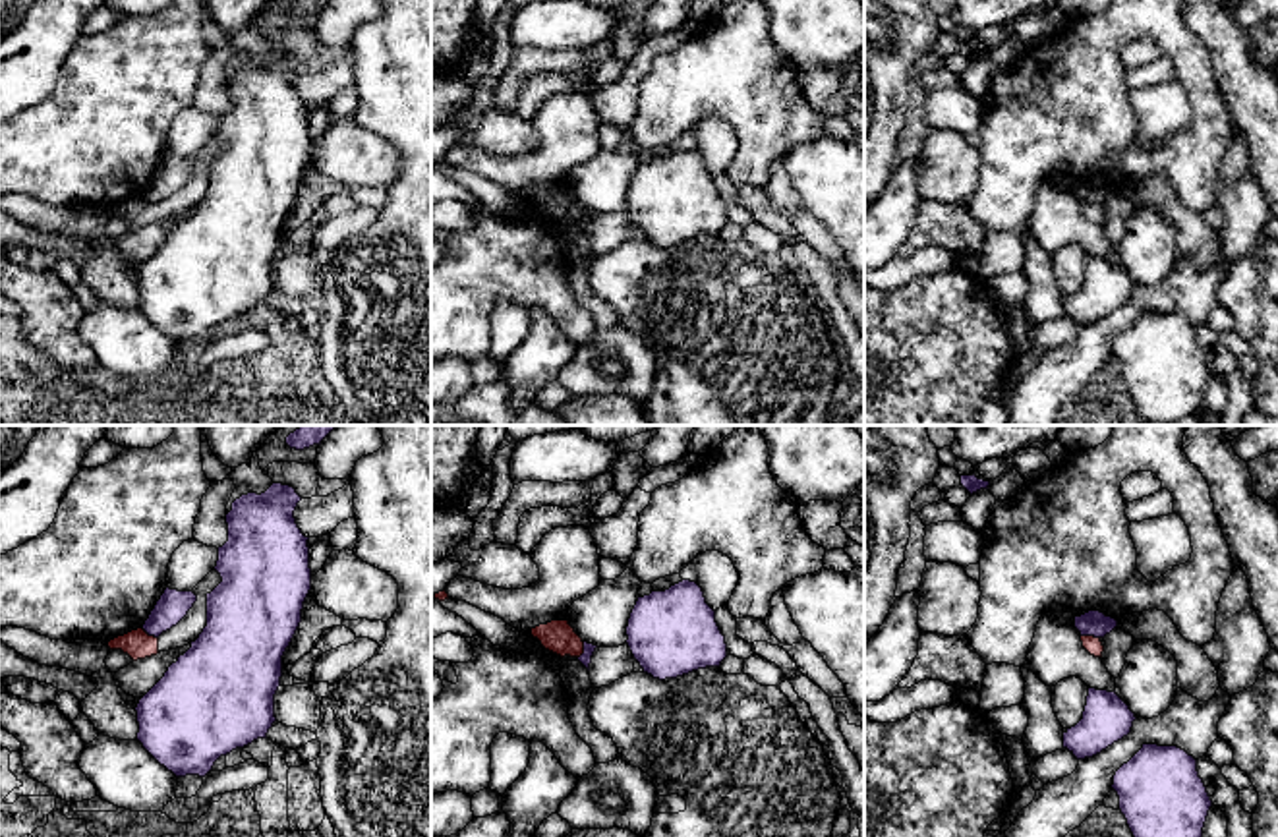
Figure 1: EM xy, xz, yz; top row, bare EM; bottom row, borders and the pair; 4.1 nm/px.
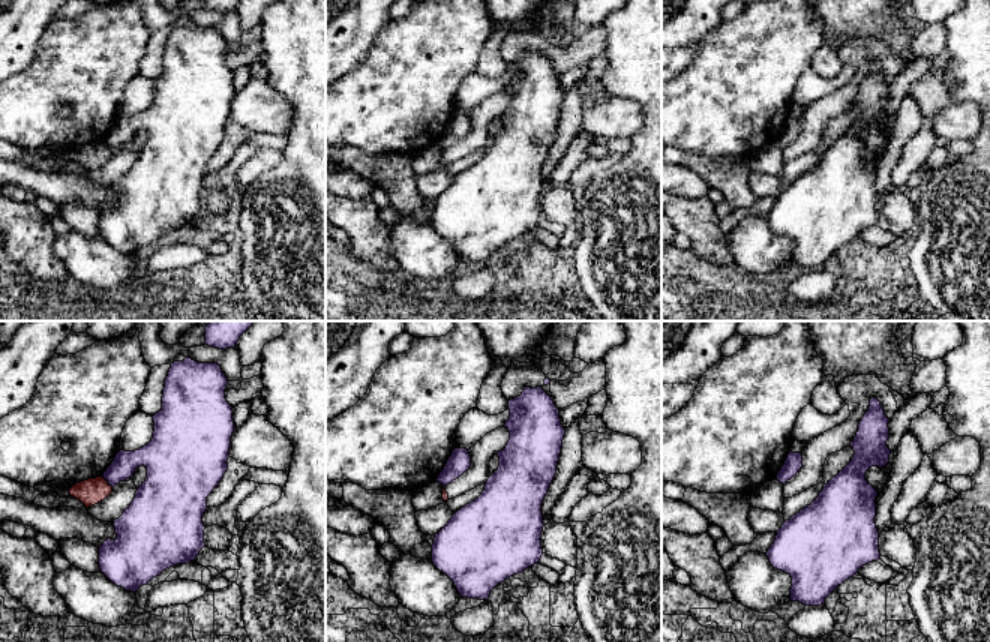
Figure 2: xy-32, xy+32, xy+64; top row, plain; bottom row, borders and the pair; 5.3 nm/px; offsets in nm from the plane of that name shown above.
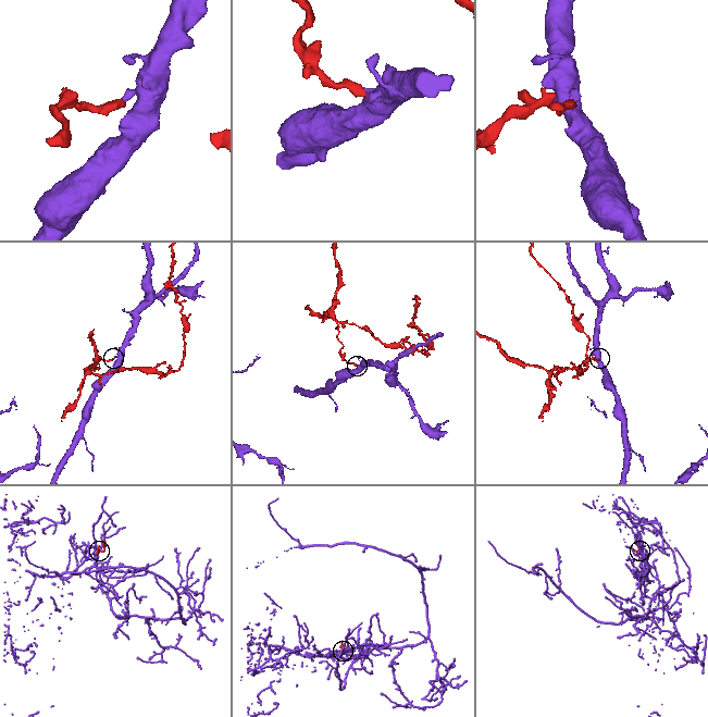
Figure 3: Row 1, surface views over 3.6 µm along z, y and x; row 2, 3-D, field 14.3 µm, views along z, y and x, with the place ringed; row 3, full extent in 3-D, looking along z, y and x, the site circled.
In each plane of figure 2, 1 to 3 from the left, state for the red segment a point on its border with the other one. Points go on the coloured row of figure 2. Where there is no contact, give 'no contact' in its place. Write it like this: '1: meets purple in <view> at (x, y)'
1: meets purple in xy-32 at (107, 480)
2: no contact
3: no contact

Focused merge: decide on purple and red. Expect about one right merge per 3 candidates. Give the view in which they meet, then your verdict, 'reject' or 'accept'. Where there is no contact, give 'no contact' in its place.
yz | reject

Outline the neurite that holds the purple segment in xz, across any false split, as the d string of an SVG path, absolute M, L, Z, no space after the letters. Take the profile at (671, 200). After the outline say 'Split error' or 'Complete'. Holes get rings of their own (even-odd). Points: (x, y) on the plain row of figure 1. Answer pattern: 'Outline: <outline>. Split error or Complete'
Outline: M690 147L638 164L626 203L644 240L659 247L719 234L727 224L715 178L706 170L702 155Z. Complete

